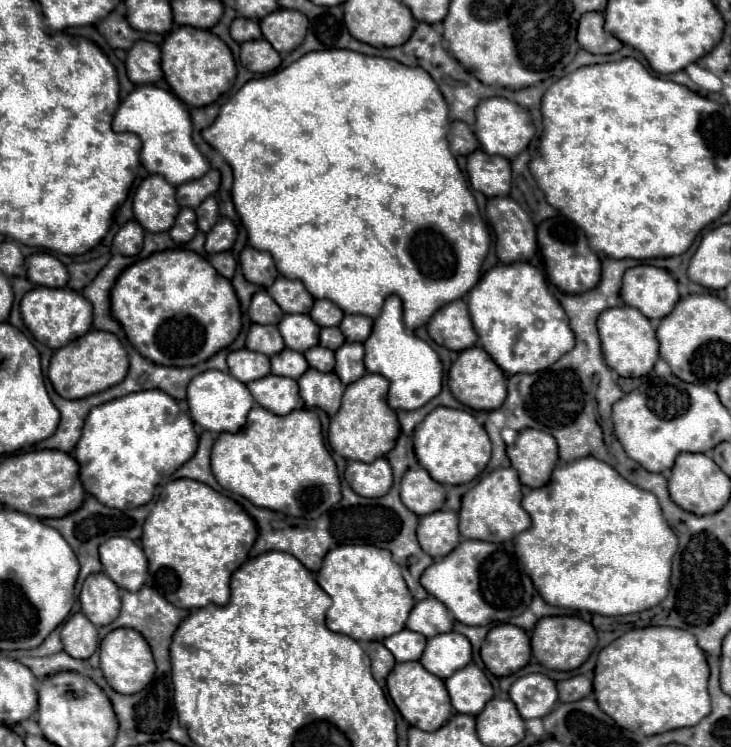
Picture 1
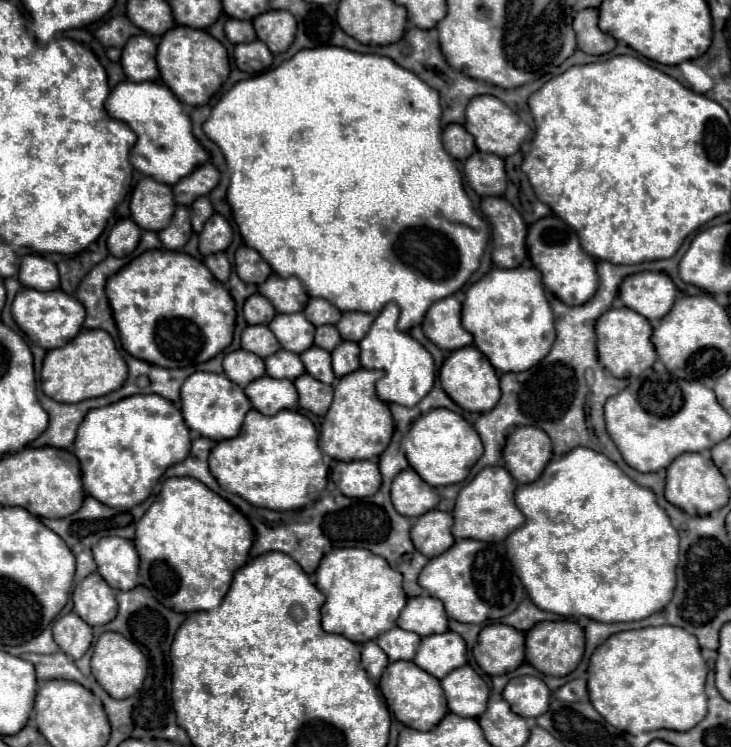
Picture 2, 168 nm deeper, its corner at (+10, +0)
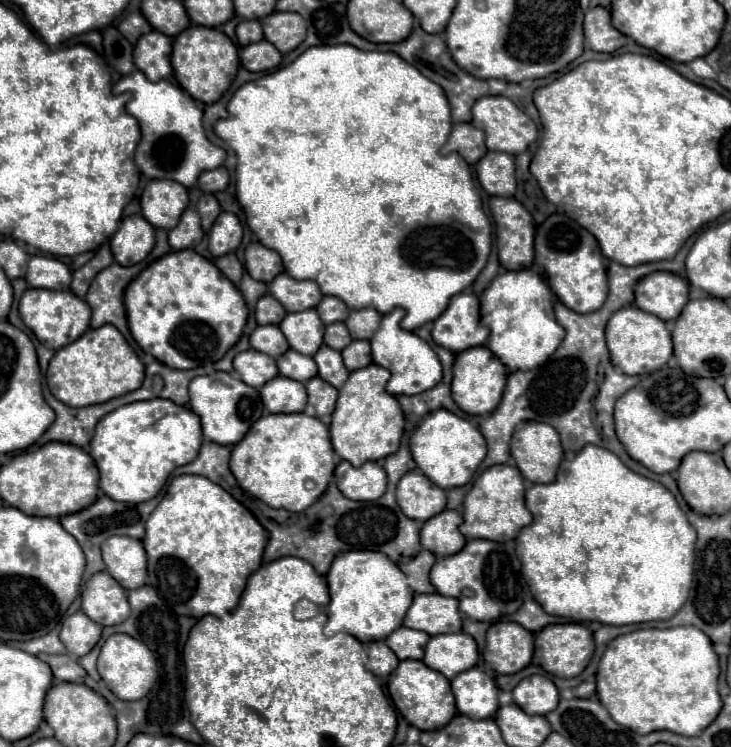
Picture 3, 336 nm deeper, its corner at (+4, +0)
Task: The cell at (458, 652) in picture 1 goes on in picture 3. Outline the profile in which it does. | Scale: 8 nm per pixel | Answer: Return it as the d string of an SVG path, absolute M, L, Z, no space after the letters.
M468 633L434 635L428 641L422 659L430 669L440 671L444 677L454 679L458 673L472 669L478 661L478 645Z

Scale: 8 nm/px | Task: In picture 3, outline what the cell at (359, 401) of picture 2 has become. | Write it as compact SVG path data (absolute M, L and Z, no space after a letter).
M370 363L368 367L352 371L348 381L340 389L340 397L332 413L330 435L338 457L350 461L354 467L360 467L366 461L386 459L400 447L400 439L404 433L404 413L398 405L398 399L386 393L388 379L388 369Z

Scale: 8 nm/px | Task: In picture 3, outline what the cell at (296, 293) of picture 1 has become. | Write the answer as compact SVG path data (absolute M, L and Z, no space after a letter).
M280 273L268 285L268 291L286 311L304 311L308 307L316 307L322 299L322 291L316 281L298 281L288 273Z

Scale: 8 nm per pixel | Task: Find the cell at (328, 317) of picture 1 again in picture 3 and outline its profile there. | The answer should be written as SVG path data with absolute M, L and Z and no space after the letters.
M324 297L322 303L316 307L318 313L320 313L320 319L330 325L330 323L336 323L336 321L344 321L348 317L348 309L346 305L336 299L336 297Z

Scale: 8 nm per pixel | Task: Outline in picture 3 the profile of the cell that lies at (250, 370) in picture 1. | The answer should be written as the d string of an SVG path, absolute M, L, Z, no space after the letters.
M254 349L238 353L234 357L234 369L236 369L238 377L244 379L244 383L248 383L250 387L256 387L256 389L260 389L266 381L278 377L276 361L270 355L264 355Z

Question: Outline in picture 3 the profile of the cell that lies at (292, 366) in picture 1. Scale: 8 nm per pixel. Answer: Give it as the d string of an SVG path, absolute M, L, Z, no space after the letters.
M288 349L284 355L280 355L280 359L276 359L276 363L278 363L280 375L296 379L300 383L306 383L308 379L316 377L316 373L318 373L318 367L312 357L300 355L298 351L292 351L292 349Z

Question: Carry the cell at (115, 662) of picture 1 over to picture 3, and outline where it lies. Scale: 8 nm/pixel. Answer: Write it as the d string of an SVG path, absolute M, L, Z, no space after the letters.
M116 633L106 639L102 645L100 657L98 657L98 673L108 685L108 689L124 701L136 701L148 695L159 677L158 661L155 654L138 639L132 639L130 635Z

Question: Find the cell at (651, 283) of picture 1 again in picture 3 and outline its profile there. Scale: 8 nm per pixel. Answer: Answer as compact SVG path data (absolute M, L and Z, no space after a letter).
M656 271L640 279L634 289L636 305L642 311L648 311L662 321L678 319L680 311L688 301L688 283L676 275L666 271Z

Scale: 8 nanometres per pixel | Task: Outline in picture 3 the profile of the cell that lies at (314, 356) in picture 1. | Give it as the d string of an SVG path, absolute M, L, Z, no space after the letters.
M328 345L320 347L320 351L314 355L314 361L318 365L318 375L324 381L332 383L332 387L336 387L336 389L340 389L350 375L350 371L344 367L340 351L336 351Z

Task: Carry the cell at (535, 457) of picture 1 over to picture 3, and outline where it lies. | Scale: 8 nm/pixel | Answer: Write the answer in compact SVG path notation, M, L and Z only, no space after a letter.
M528 421L514 431L510 451L522 475L532 483L552 483L564 453L558 431L538 421Z

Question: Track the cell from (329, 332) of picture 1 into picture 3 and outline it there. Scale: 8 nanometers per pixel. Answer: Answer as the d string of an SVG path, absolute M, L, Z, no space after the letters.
M332 323L332 325L326 327L324 343L326 343L328 347L342 351L350 341L352 341L352 337L350 337L350 333L348 333L348 329L346 329L344 323Z

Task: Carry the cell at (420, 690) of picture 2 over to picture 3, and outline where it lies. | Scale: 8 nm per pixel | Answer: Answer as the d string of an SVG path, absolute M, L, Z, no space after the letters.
M422 660L400 661L400 665L388 677L388 693L390 693L396 709L402 713L402 717L420 731L440 729L440 727L448 725L450 719L456 715L450 681L444 679L444 675L440 675L438 671L432 671L430 667L426 667Z

